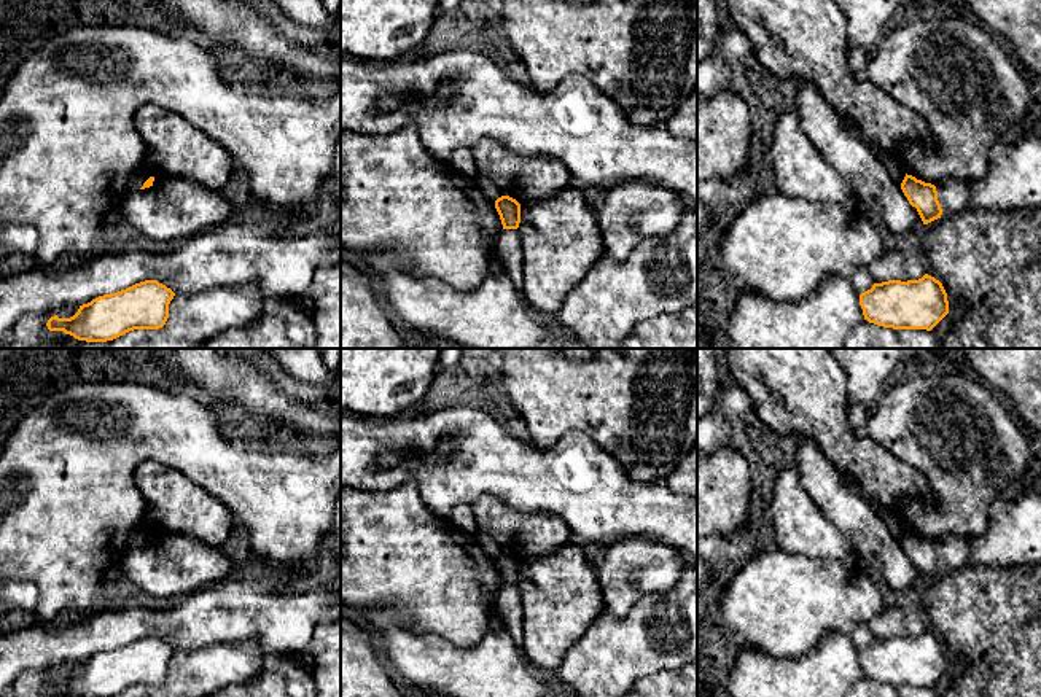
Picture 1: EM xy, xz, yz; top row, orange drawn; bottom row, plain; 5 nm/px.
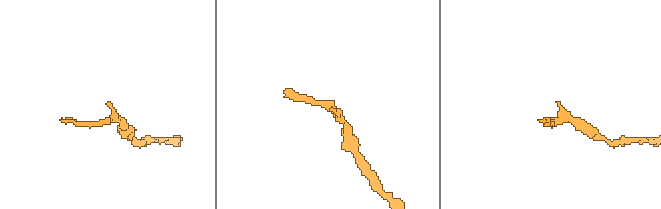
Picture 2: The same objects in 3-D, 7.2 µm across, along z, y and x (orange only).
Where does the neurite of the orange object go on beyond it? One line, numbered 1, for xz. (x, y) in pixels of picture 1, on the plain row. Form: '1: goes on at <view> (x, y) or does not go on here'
1: does not go on here

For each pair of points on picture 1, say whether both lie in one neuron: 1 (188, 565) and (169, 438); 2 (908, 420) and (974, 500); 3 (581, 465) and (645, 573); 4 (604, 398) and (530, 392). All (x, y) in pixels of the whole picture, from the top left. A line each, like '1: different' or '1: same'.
1: different
2: same
3: different
4: same

